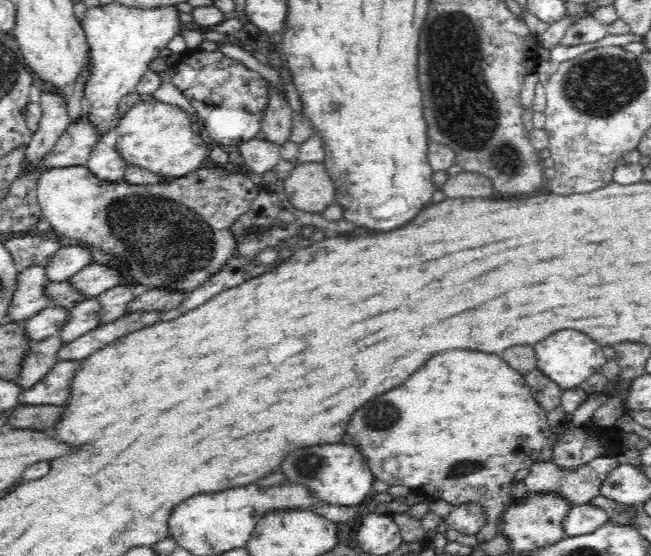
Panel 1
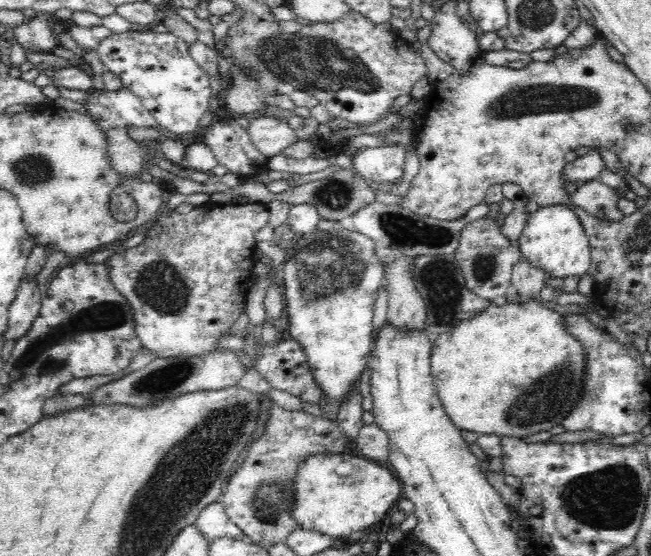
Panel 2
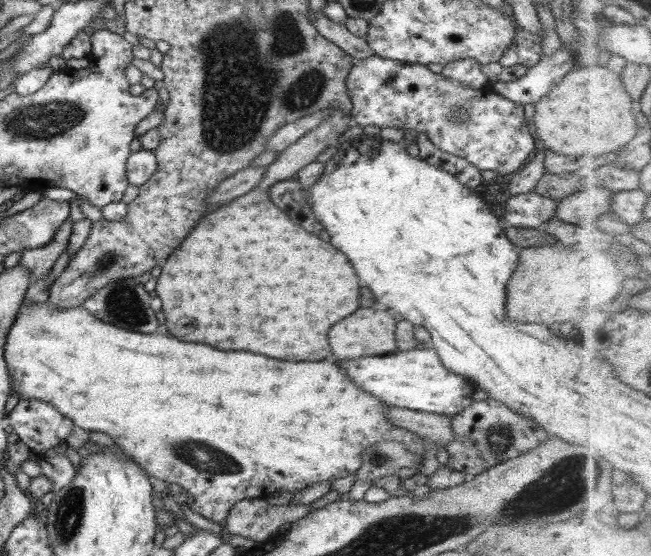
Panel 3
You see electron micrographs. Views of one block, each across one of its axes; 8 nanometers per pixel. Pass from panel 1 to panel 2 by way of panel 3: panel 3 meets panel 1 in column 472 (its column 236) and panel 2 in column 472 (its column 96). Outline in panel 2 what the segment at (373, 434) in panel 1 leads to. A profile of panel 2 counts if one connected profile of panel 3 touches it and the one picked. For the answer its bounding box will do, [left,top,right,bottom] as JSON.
[430,296,585,438]

